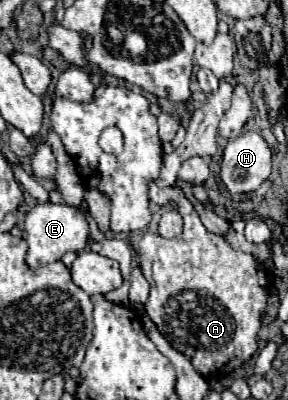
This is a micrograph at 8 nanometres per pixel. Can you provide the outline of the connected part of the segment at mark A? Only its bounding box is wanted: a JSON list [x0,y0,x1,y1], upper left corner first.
[140,182,268,376]

